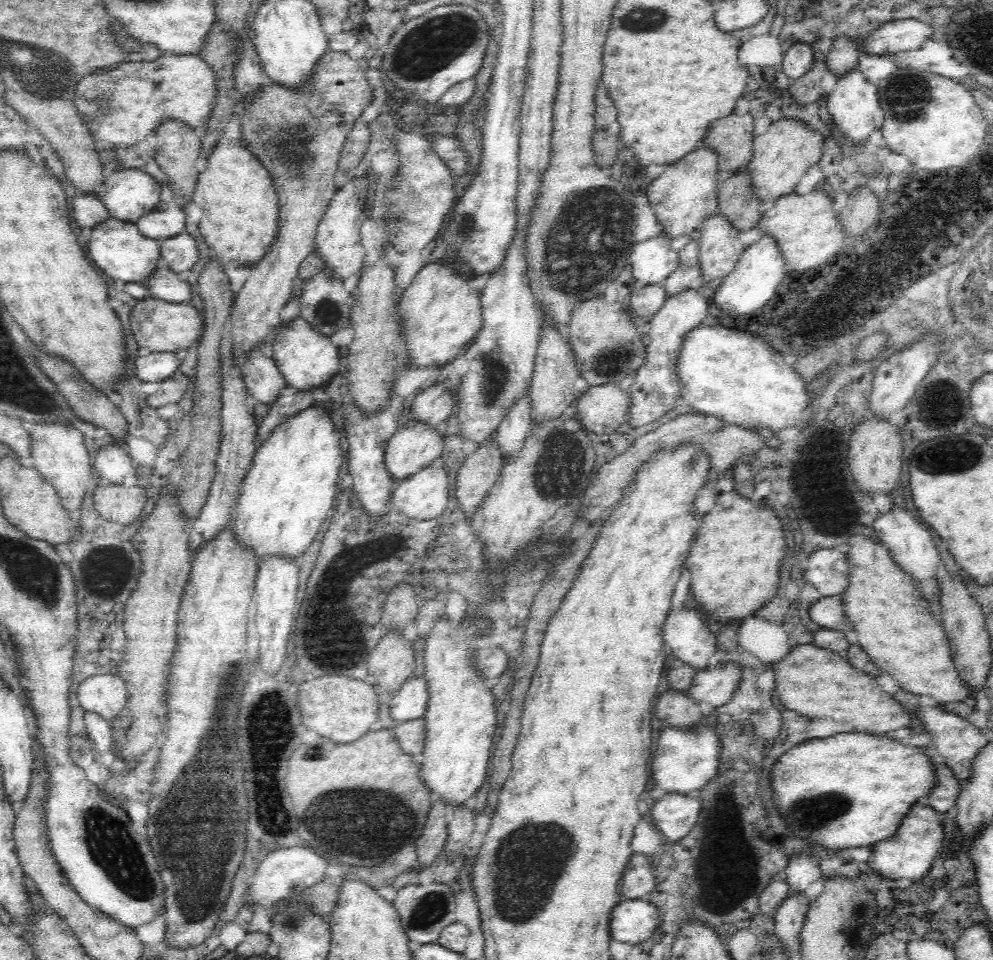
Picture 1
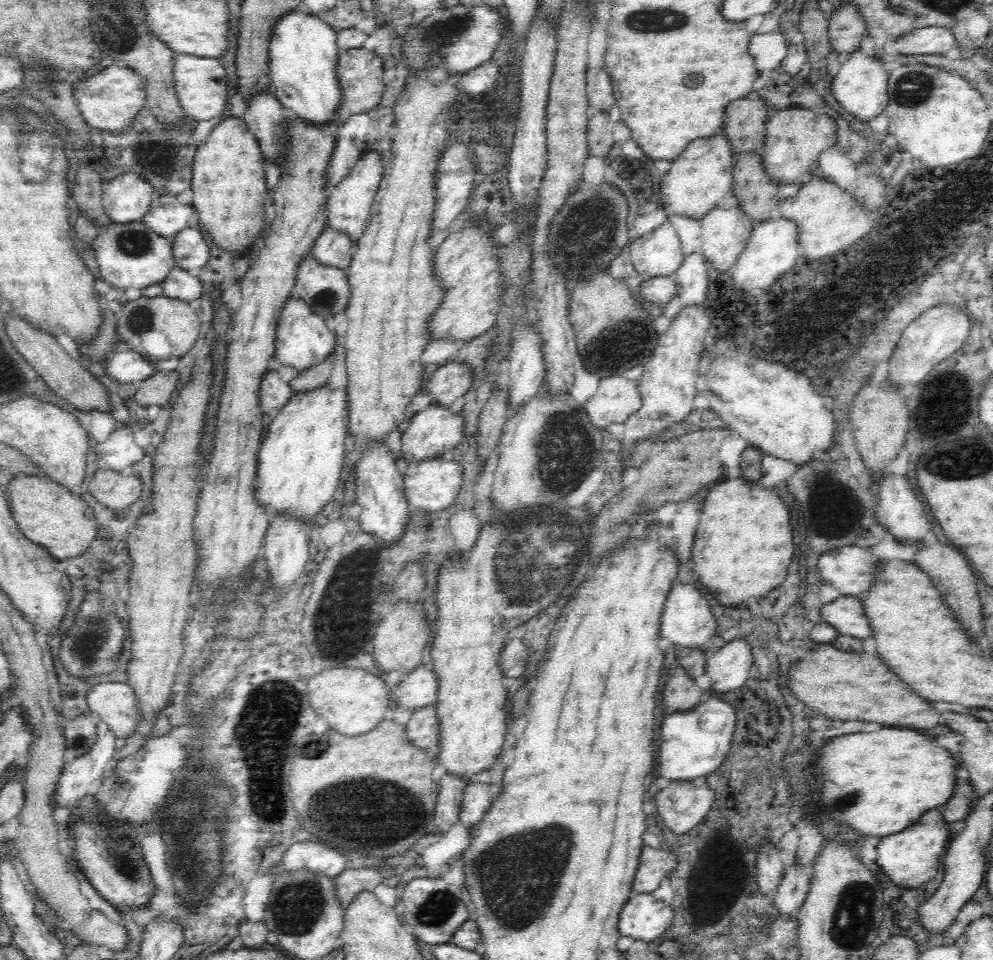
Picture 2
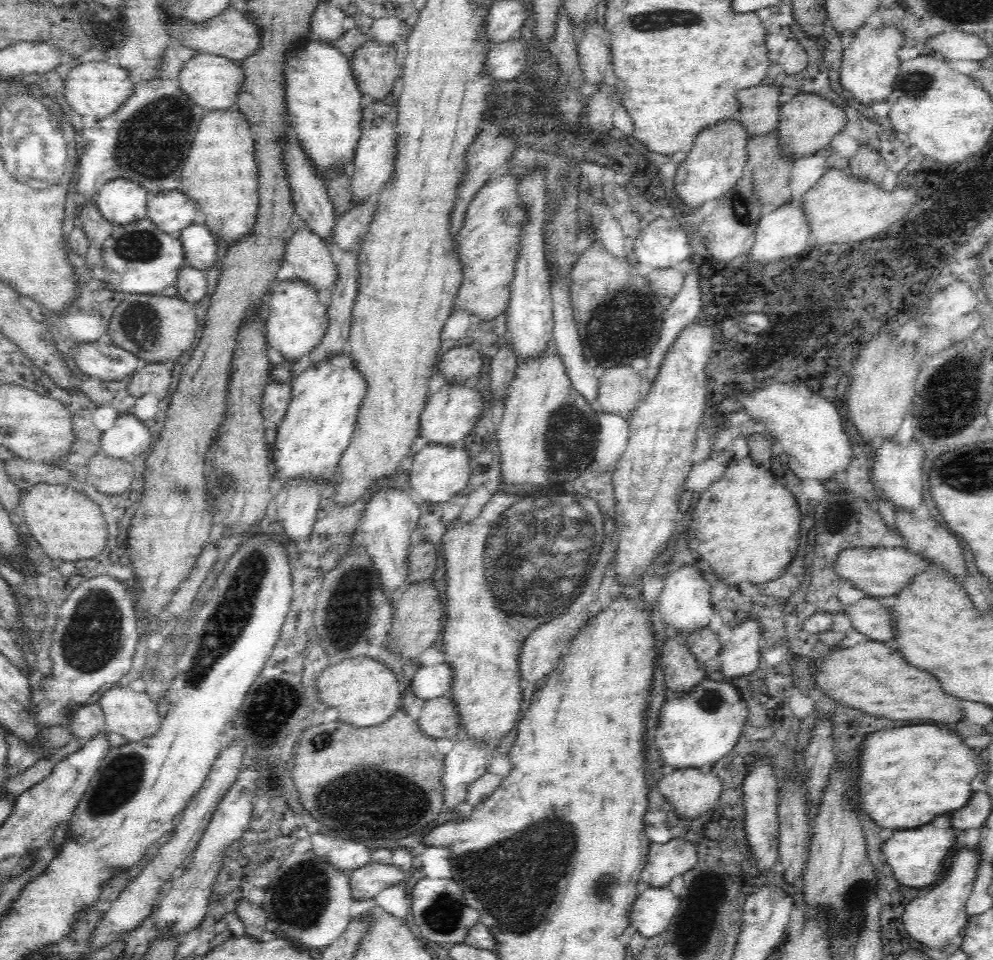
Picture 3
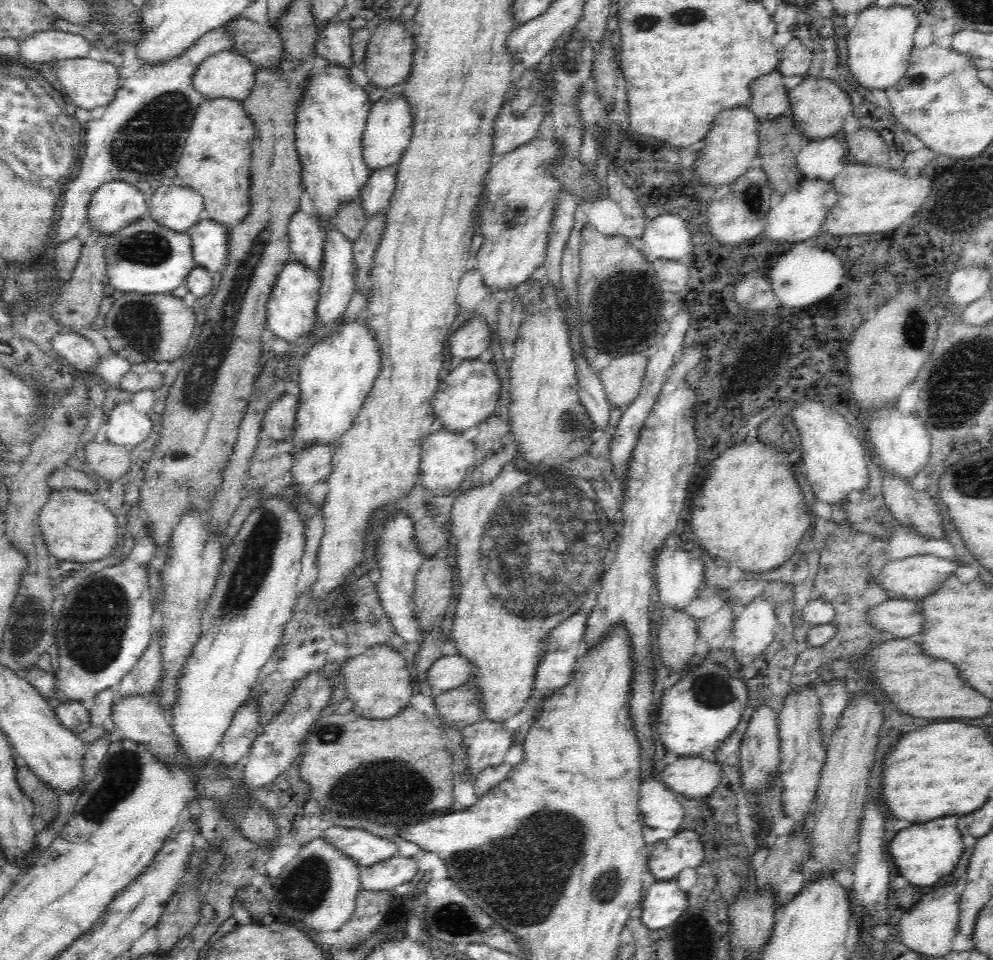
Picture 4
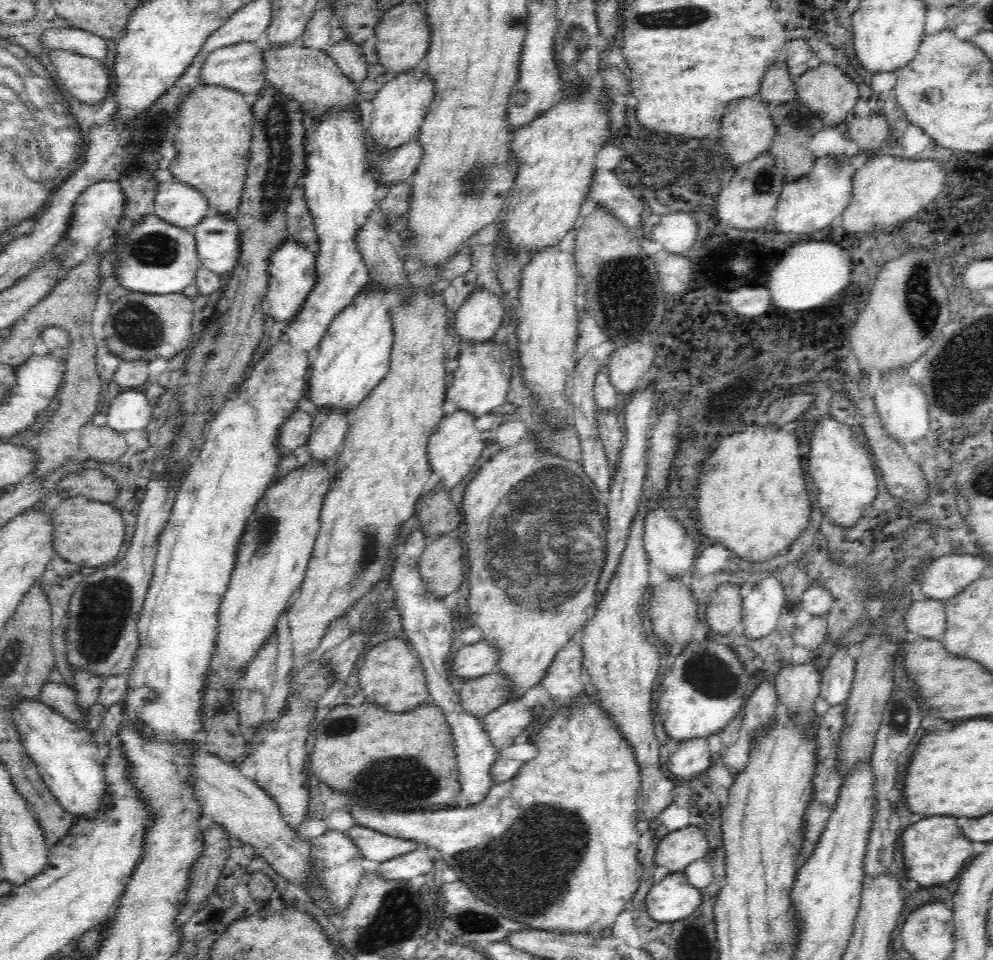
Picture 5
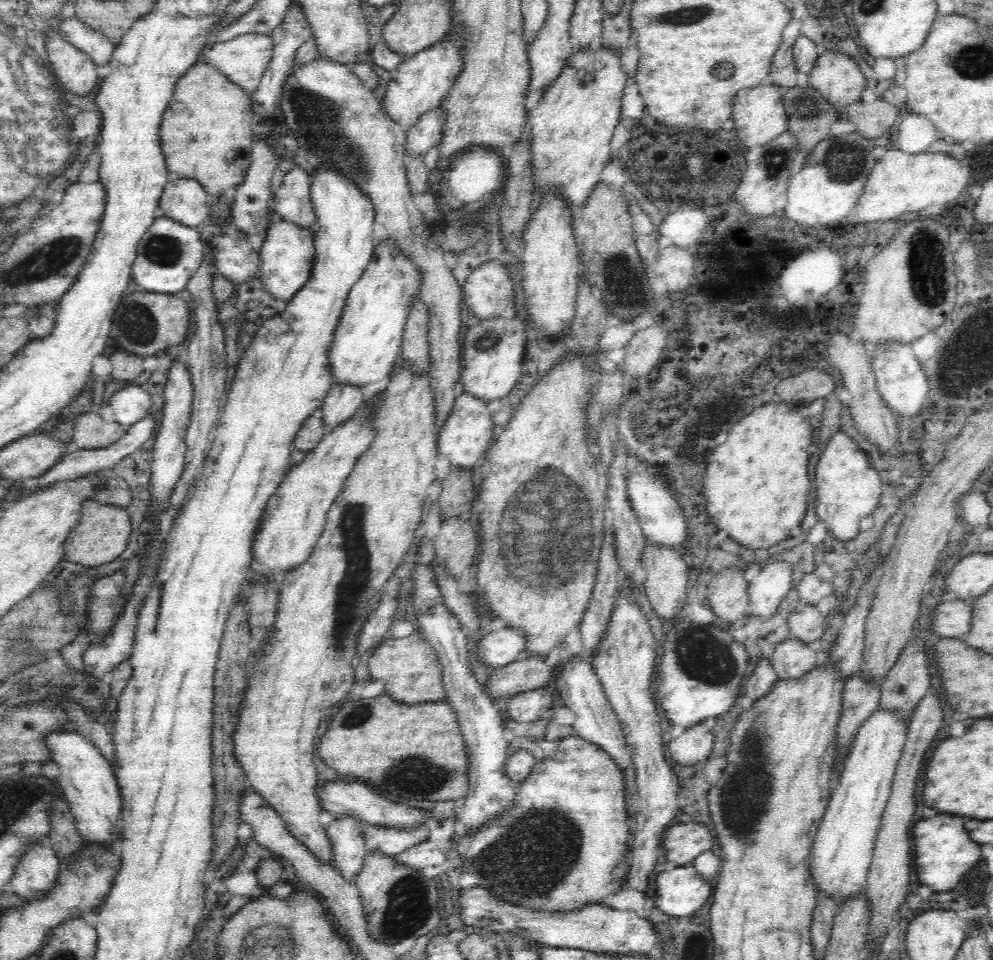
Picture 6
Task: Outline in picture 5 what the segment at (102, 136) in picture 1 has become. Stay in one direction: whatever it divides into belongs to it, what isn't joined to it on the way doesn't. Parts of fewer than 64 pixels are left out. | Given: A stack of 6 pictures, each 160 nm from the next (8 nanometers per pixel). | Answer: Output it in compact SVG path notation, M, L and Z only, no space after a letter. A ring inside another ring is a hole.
M241 42L232 46L220 47L208 55L201 68L199 79L200 84L234 90L248 100L256 98L258 90L266 85L262 49L258 48L253 42ZM53 50L49 53L49 57L54 65L54 78L56 78L58 86L64 86L66 94L74 96L81 104L90 106L101 105L108 98L108 90L111 86L110 78L112 78L113 72L106 67L103 61L62 50Z

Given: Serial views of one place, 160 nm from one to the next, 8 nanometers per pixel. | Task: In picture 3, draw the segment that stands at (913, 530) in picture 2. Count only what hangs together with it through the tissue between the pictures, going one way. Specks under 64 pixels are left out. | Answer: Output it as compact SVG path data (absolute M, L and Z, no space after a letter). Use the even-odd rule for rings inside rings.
M892 438L886 440L879 447L878 455L873 460L871 481L876 489L880 490L881 497L890 505L894 506L896 511L904 510L912 517L920 510L922 504L922 448L920 443L910 441L907 447L900 447L900 443Z

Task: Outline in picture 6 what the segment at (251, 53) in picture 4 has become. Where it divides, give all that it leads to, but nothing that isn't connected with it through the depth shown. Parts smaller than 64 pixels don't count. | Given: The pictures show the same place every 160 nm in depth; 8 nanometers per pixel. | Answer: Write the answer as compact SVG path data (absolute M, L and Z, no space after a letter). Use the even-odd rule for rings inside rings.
M318 57L310 62L294 62L290 68L290 74L284 80L282 92L280 92L280 108L285 126L290 128L290 136L296 140L299 149L312 150L314 155L314 172L319 168L319 162L332 164L346 178L351 178L358 188L361 188L373 202L375 208L375 221L373 222L373 238L375 240L392 239L396 246L406 257L412 259L412 263L418 269L420 286L418 295L426 305L428 311L428 342L431 368L429 369L430 385L432 393L436 397L436 423L438 428L452 410L455 399L455 383L461 380L461 348L460 335L463 332L460 325L460 302L462 302L462 288L456 282L455 276L444 261L444 252L436 238L432 235L428 223L422 217L422 213L414 205L414 197L408 189L406 181L406 169L403 162L404 138L408 129L386 115L382 109L380 99L374 97L372 91L365 87L360 79L352 73L350 66L346 66L331 58Z

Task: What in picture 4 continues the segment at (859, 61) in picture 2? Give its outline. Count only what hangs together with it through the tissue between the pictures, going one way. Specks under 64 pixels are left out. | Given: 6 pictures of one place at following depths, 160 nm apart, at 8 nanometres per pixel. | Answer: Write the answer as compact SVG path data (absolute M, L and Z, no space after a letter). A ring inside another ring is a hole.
M872 5L864 10L854 28L846 34L847 64L852 79L868 91L886 90L894 86L908 68L908 60L914 40L915 30L919 26L915 12L910 7L896 6L881 8Z

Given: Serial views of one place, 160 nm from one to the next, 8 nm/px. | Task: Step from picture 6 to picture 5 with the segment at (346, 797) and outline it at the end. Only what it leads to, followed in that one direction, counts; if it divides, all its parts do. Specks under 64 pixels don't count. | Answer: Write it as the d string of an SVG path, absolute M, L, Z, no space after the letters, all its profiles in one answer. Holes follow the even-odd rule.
M582 690L578 696L574 696L574 702L570 702L568 706L562 706L554 711L550 719L538 727L536 736L530 742L536 747L536 756L524 763L510 780L492 785L492 788L488 790L488 794L480 802L466 808L454 807L417 813L386 812L366 808L354 801L354 806L350 809L350 812L357 822L363 824L364 827L380 831L381 834L393 838L402 838L416 844L424 844L427 849L438 851L438 857L442 858L458 874L458 880L462 880L472 891L472 894L475 894L476 898L495 908L501 916L516 920L516 922L524 925L524 928L562 935L607 937L611 934L611 930L620 918L620 914L624 912L624 908L634 900L634 893L637 892L640 884L642 884L642 878L644 878L644 867L638 861L638 844L641 833L636 826L641 780L640 769L633 748L620 732L619 726L607 714L607 710L604 710L599 704L598 695L594 699L585 690Z

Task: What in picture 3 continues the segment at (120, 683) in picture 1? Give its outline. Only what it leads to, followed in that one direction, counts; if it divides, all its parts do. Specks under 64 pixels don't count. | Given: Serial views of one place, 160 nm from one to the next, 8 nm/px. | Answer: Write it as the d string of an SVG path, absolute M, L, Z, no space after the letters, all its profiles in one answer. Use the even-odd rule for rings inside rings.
M114 685L98 694L97 702L104 715L106 731L116 732L124 736L128 742L148 739L160 730L160 715L158 705L146 693L135 692L129 685Z

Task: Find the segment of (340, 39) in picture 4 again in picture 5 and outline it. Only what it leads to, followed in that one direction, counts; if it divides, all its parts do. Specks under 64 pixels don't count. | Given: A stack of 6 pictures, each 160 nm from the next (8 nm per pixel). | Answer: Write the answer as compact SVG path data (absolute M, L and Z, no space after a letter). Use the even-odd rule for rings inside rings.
M349 37L326 47L324 53L332 57L338 69L350 79L363 81L366 78L366 59L362 56L359 45L354 44Z

